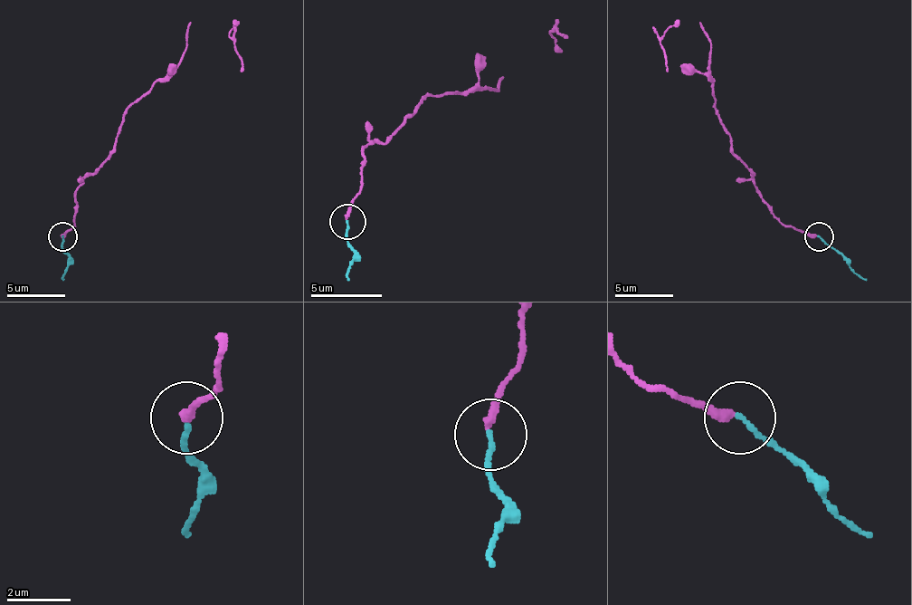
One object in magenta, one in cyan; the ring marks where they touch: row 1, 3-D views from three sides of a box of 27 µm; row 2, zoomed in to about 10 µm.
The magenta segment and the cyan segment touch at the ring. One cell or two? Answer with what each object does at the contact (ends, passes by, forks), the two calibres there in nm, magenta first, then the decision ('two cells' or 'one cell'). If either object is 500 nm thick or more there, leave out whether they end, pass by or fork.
magenta ends there; cyan ends there; 260 nm thick on the magenta side, 150 nm on the other; two cells

